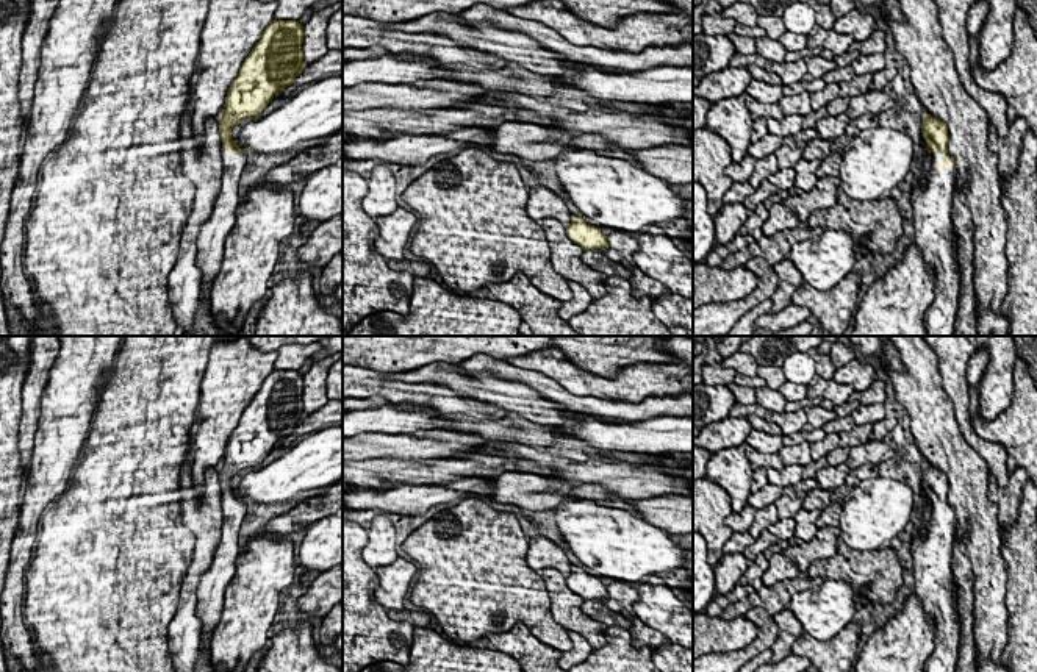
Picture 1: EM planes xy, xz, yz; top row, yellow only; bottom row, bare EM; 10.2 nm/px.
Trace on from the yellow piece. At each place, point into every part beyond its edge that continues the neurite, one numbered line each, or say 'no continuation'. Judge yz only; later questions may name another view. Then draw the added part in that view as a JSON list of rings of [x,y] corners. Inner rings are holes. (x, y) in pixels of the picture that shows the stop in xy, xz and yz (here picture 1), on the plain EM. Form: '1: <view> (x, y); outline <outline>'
1: yz (932, 549); outline [[[943,502],[929,503],[929,525],[923,533],[913,531],[910,553],[913,558],[915,594],[923,603],[926,619],[935,625],[934,652],[924,664],[924,672],[956,672],[959,658],[957,589],[953,575],[954,514],[943,517]]]

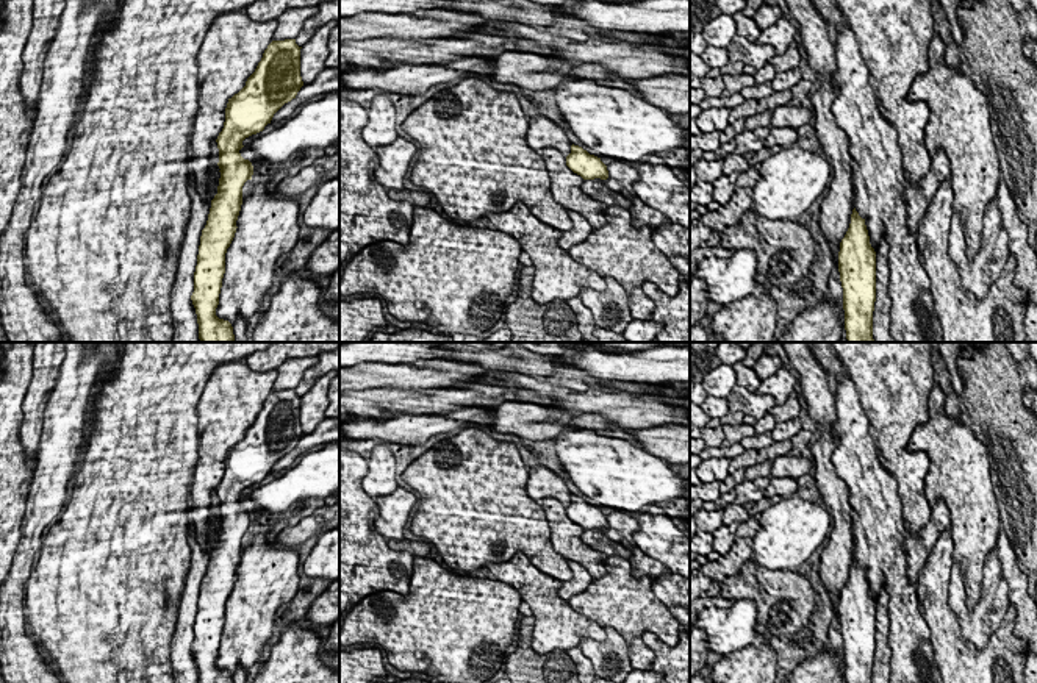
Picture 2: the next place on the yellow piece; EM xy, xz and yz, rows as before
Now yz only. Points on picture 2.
no continuation

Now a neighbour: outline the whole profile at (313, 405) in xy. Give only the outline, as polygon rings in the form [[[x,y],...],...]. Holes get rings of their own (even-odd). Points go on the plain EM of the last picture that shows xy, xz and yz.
[[[330,370],[300,399],[300,427],[310,434],[324,419],[328,406],[328,384],[339,372]]]

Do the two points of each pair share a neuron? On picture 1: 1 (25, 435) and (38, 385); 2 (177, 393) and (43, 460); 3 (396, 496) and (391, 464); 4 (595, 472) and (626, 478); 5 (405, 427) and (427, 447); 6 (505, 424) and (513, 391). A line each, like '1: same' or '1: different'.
1: same
2: different
3: different
4: same
5: different
6: different

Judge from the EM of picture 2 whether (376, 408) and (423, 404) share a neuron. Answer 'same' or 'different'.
same

